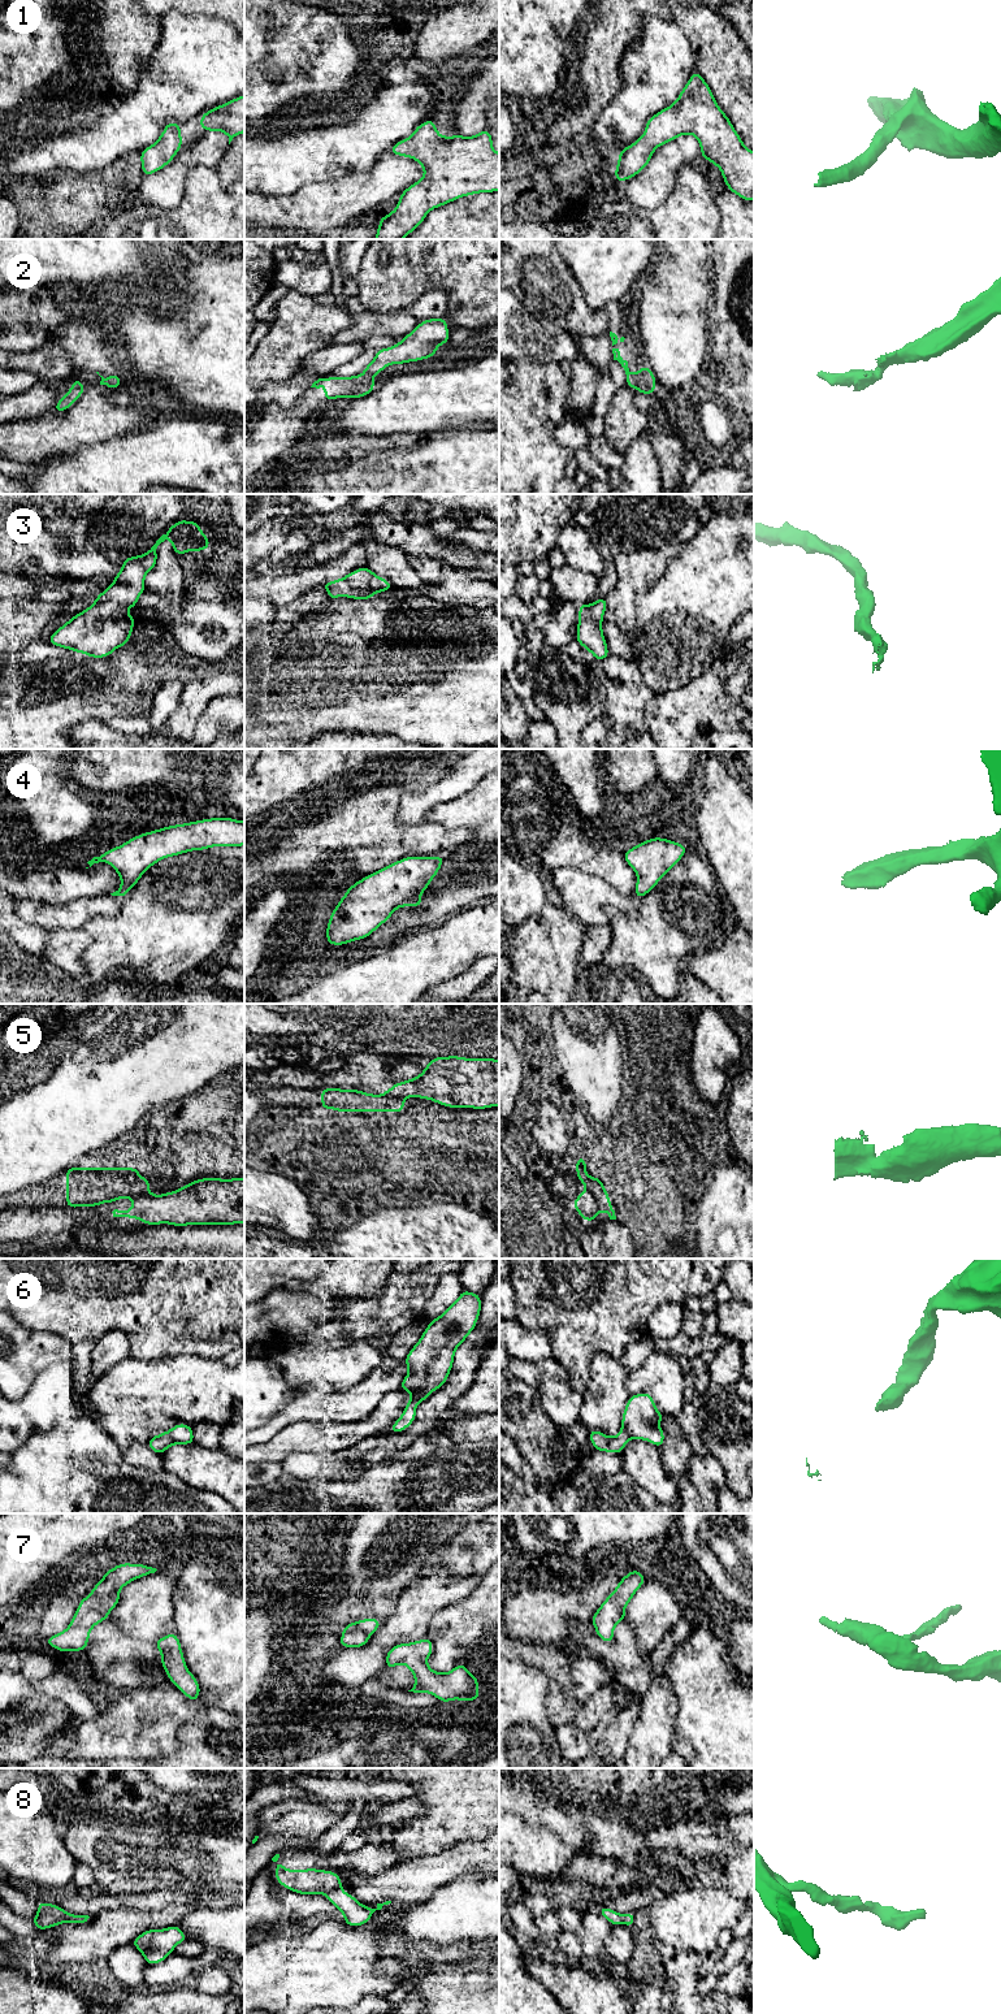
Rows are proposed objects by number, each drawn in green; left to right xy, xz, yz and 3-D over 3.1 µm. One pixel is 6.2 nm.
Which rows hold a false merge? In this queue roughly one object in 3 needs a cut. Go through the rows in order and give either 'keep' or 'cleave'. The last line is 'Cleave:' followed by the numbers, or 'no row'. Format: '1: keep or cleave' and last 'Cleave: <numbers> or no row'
1: keep
2: keep
3: keep
4: keep
5: cleave
6: keep
7: keep
8: keep
Cleave: 5

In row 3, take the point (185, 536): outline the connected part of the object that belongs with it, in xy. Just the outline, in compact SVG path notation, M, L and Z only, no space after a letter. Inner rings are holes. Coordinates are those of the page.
M178 520L147 553L125 558L112 585L91 606L55 631L48 642L91 658L109 657L116 649L127 645L135 618L125 611L135 607L139 595L146 592L144 579L157 563L157 546L168 538L178 556L188 551L204 551L211 543L200 527L196 521Z

